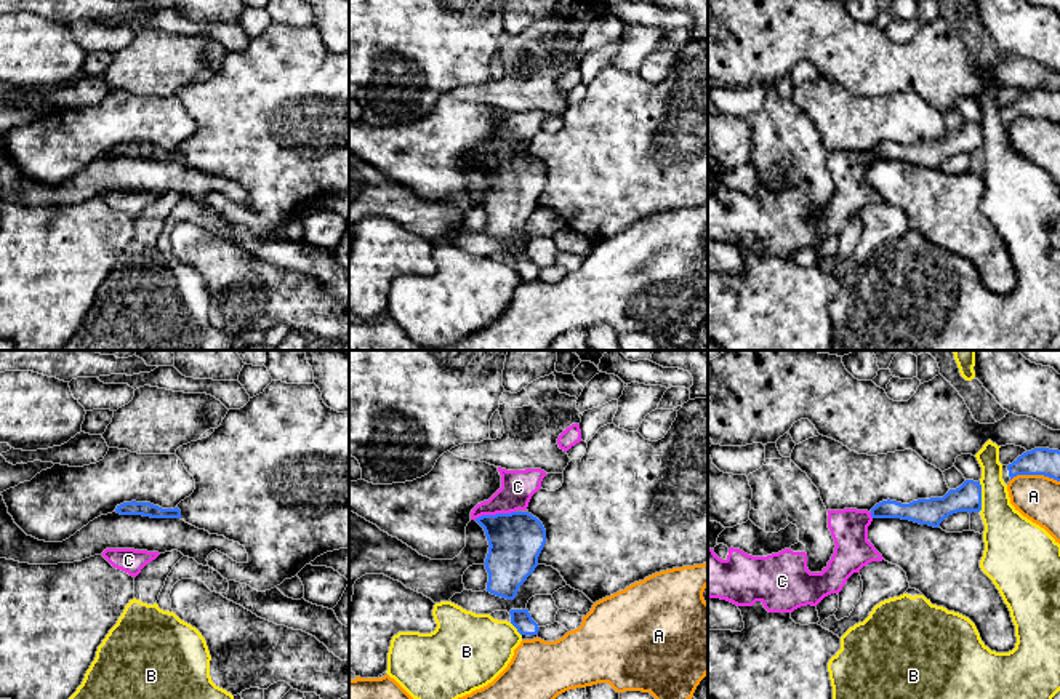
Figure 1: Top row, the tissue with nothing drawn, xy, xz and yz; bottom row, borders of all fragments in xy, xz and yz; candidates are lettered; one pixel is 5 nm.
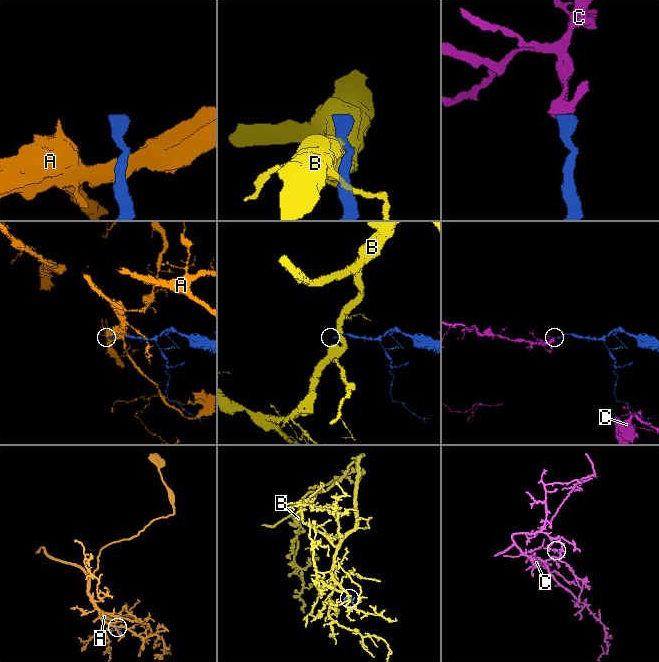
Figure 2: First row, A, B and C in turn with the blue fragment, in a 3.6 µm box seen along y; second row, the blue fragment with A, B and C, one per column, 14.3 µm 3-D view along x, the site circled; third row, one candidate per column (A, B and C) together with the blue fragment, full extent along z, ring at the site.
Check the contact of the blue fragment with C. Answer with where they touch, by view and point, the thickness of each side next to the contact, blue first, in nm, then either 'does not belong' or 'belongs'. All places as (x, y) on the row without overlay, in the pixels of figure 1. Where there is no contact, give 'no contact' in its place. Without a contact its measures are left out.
contact xz (493, 157); calibres 280 and 170 nm; belongs

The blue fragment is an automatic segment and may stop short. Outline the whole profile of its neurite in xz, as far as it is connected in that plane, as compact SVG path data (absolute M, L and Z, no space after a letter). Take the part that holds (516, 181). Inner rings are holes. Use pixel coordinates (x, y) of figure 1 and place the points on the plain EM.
M498 109L501 130L471 154L485 173L488 195L487 234L514 242L519 229L538 208L546 186L543 165L527 154L532 138L541 131L546 114L541 110L506 112Z

